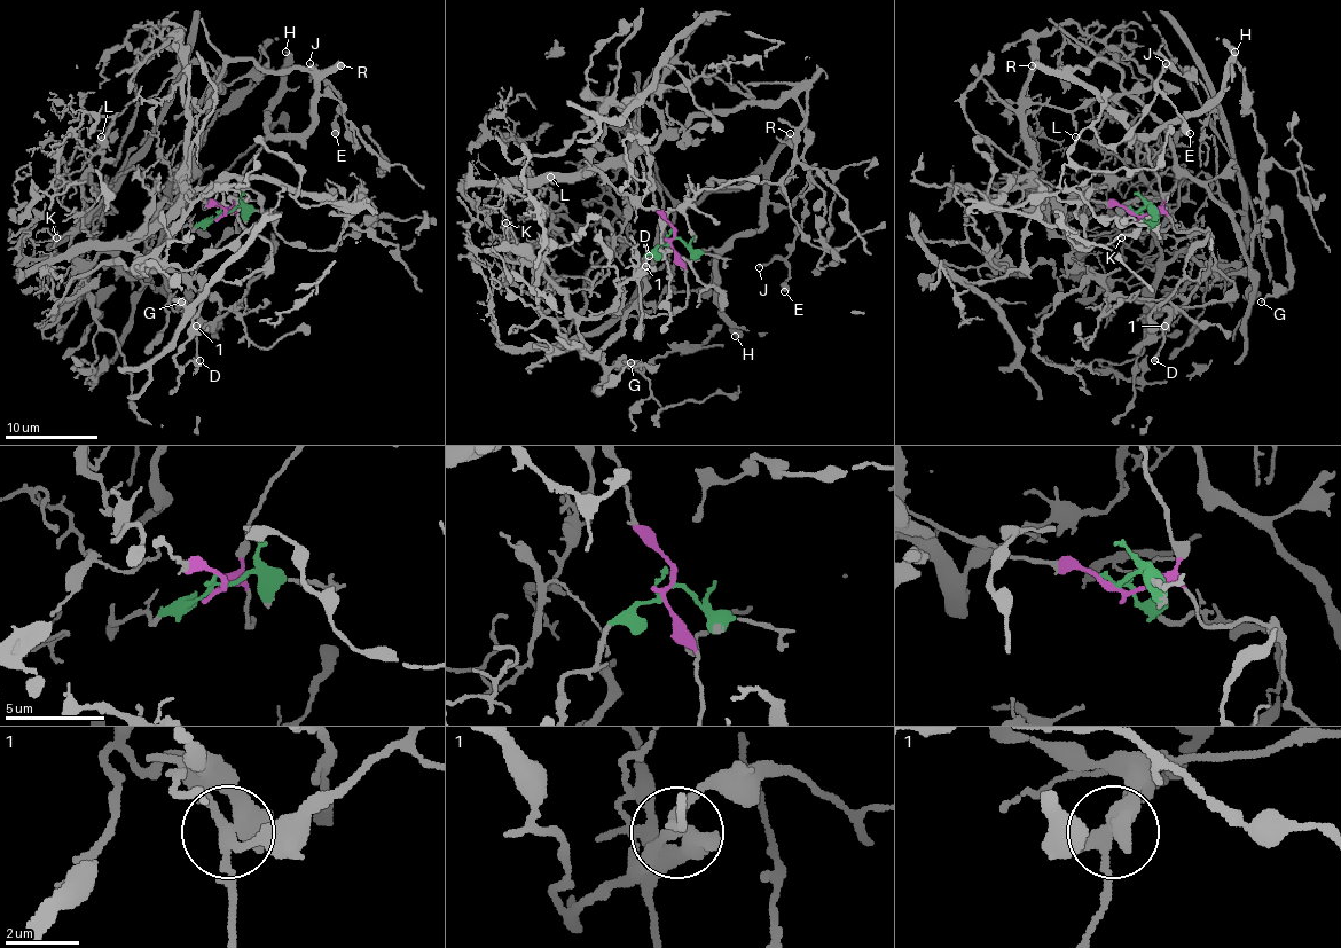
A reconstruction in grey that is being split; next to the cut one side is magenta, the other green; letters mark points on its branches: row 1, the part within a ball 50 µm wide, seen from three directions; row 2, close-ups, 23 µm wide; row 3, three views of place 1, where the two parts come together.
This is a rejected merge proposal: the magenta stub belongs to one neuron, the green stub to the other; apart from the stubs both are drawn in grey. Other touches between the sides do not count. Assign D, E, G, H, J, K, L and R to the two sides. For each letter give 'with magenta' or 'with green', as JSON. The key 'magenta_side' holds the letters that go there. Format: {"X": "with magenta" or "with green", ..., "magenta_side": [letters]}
{"D": "with green", "E": "with magenta", "G": "with green", "H": "with magenta", "J": "with magenta", "K": "with green", "L": "with green", "R": "with magenta", "magenta_side": ["E", "H", "J", "R"]}

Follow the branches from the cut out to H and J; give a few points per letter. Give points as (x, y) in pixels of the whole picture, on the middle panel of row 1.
H: (673, 239), (671, 248), (682, 264), (700, 250), (710, 248), (716, 255), (716, 305), (735, 329), (735, 336)
J: (673, 239), (682, 264), (755, 232), (760, 211), (800, 195), (805, 218), (785, 257), (758, 266)

